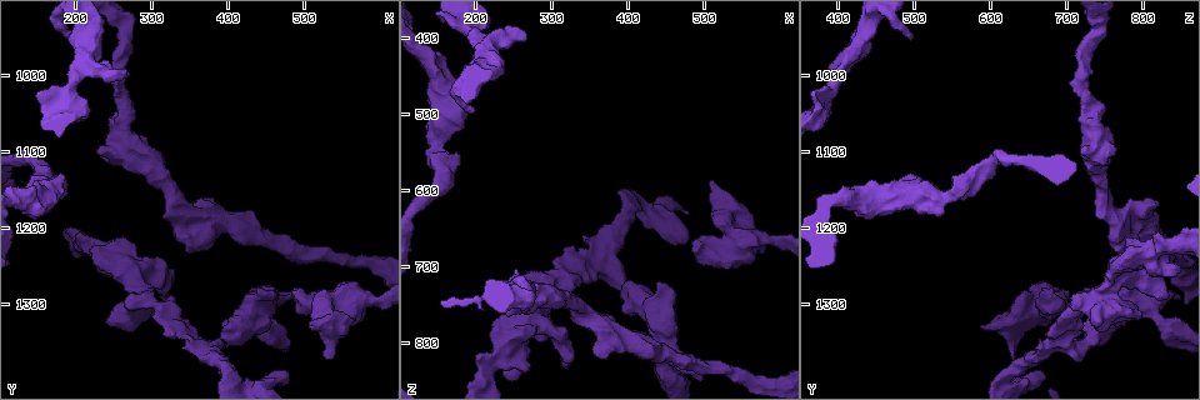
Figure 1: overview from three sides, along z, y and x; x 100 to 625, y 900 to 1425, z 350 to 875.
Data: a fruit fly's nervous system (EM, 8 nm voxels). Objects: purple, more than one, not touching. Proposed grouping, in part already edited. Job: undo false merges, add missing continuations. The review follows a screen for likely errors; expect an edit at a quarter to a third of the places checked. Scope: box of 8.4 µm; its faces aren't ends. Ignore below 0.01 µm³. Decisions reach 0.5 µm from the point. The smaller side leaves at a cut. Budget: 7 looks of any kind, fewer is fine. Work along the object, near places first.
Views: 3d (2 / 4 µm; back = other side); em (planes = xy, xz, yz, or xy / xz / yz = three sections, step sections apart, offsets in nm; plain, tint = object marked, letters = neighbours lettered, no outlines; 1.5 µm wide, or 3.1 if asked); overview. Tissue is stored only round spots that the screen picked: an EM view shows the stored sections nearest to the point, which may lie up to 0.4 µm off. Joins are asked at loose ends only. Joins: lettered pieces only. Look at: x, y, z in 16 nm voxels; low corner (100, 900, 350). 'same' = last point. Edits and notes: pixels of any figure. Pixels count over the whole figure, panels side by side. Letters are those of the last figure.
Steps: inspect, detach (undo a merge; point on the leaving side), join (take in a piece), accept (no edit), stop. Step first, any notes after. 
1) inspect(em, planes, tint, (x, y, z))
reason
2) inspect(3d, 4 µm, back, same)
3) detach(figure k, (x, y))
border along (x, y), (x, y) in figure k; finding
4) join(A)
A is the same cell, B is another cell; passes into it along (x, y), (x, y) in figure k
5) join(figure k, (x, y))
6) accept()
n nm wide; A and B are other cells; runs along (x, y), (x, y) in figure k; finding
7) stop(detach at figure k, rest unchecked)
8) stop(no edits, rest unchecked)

inspect(3d, 4 µm, (485, 1280, 680))
thick end

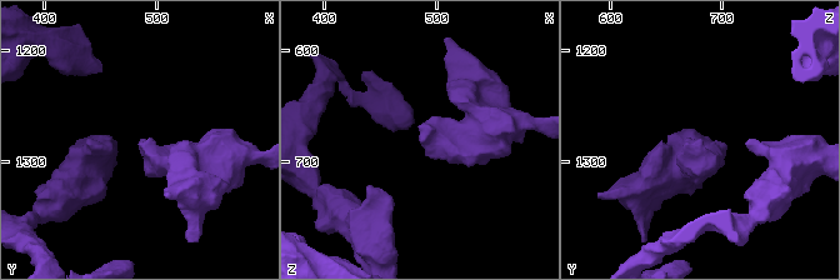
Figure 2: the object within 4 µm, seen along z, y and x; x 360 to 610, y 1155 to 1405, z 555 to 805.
inspect(em, xz, step 4, letters, (486, 1278, 682))
need the tissue

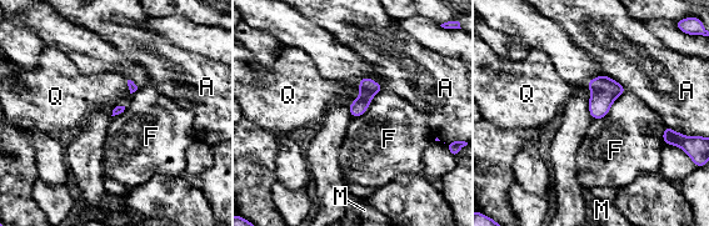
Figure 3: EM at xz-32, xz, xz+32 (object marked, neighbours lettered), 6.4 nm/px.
inspect(em, planes, letters, same)

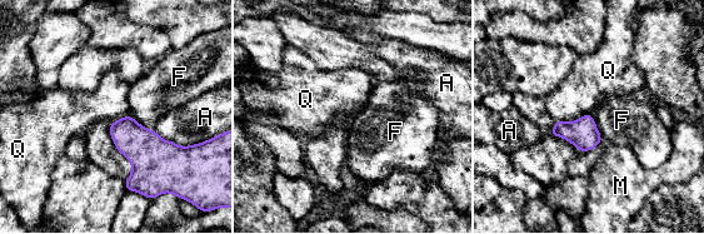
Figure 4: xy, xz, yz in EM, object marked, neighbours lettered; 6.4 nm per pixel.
accept()
A, F, M and Q are other cells; border along (590, 113), (570, 122), (555, 122) in figure 4; none of them fits

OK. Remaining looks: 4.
inspect(em, planes, letters, (510, 1330, 590))
an open end

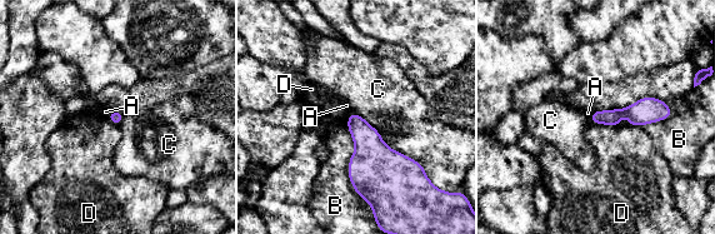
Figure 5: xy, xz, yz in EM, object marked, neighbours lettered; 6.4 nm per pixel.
accept()
A, B, C and D are other cells; border along (353, 111), (425, 173) in figure 5; no lettered piece goes on from it

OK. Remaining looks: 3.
inspect(3d, 2 µm, (265, 995, 400))
branch stops here

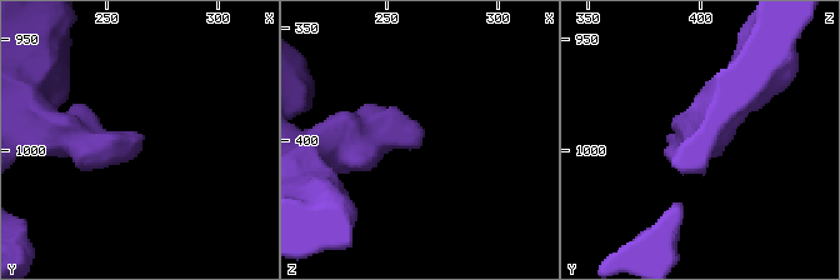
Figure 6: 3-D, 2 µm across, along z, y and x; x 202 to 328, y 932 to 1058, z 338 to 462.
inspect(em, planes, letters, (267, 994, 400))

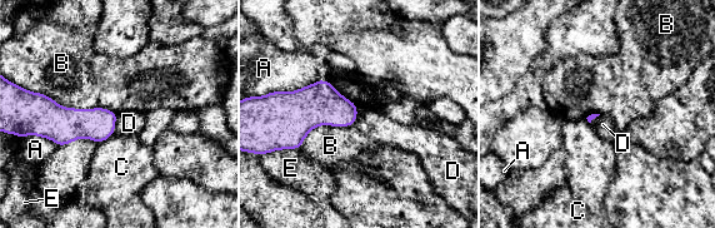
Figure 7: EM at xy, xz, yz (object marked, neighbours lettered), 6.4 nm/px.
accept()
A, B, C, D and E are other cells; no lettered piece goes on from it

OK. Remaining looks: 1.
stop(no edits, rest unchecked)

